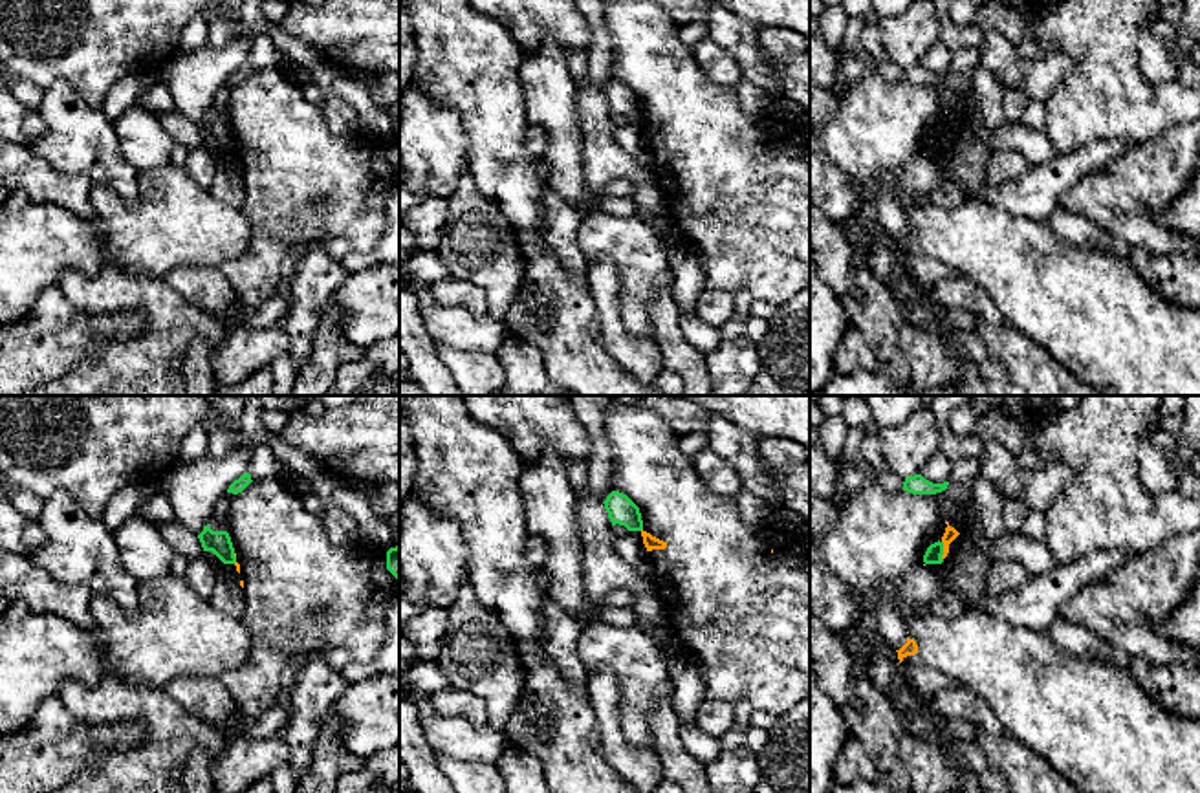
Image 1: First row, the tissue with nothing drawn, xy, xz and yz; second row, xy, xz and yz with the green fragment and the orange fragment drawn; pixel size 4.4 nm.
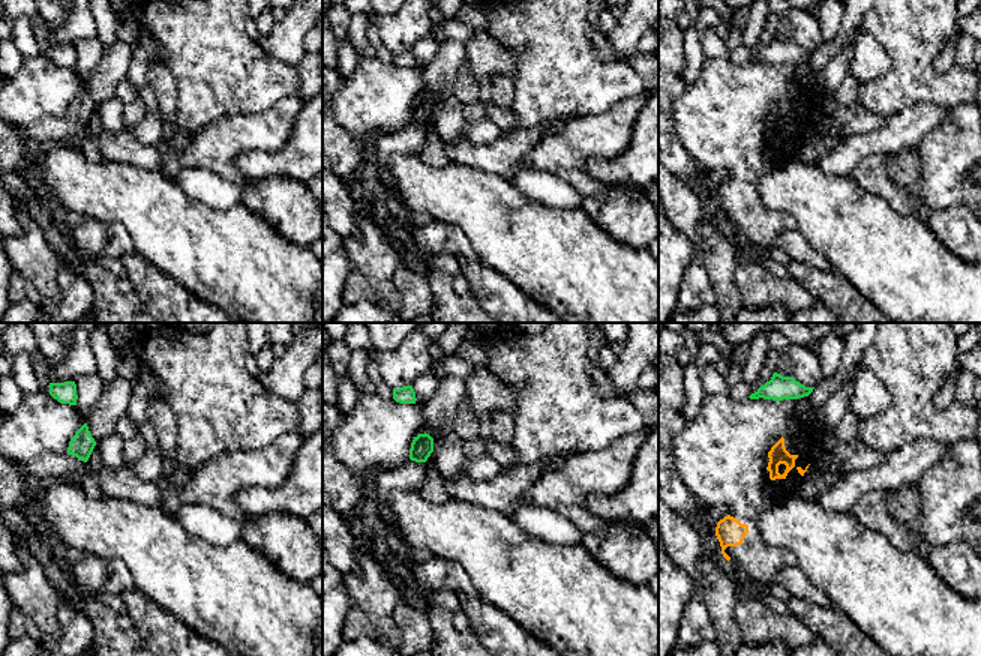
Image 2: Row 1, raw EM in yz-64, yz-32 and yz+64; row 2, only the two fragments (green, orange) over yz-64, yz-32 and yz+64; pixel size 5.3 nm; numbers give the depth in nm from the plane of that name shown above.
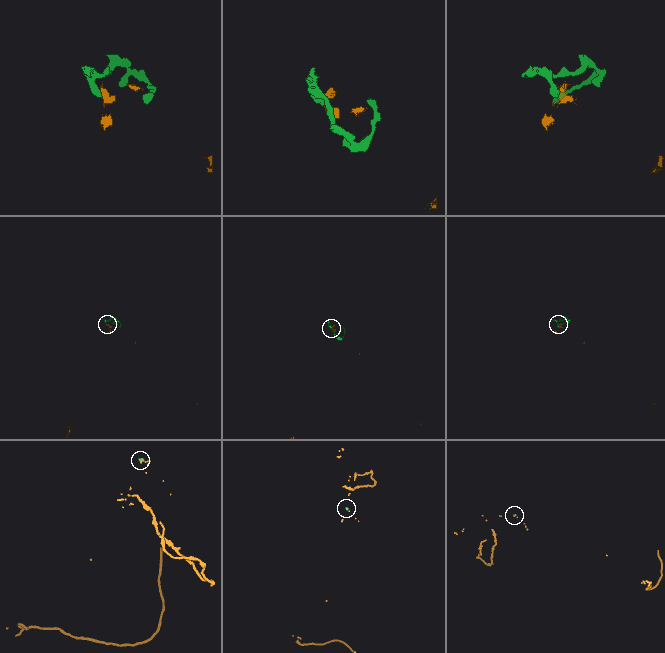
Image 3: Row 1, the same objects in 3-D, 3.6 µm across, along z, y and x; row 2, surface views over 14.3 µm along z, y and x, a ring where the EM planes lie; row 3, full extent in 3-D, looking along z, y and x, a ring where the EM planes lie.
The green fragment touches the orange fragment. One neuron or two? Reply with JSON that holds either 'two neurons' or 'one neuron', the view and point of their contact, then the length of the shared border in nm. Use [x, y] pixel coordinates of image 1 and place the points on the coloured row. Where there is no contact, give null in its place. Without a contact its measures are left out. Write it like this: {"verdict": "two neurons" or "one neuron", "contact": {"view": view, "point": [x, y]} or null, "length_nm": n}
{"verdict": "two neurons", "contact": {"view": "yz", "point": [942, 550]}, "length_nm": 90}

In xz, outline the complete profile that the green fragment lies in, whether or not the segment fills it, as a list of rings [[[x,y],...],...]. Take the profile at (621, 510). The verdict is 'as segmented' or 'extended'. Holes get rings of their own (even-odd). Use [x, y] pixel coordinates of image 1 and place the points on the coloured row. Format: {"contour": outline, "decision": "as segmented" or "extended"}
{"contour": [[[612,491],[603,504],[612,526],[619,524],[628,531],[643,529],[639,507],[627,494]]], "decision": "as segmented"}

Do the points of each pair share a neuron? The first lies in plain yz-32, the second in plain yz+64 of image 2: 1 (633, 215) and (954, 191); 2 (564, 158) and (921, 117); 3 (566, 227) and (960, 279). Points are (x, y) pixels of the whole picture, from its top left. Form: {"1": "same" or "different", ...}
{"1": "different", "2": "different", "3": "same"}

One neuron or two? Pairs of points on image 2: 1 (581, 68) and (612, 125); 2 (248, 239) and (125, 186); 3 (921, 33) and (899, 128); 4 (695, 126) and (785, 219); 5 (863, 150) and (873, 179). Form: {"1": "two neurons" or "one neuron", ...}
{"1": "two neurons", "2": "one neuron", "3": "two neurons", "4": "one neuron", "5": "two neurons"}

